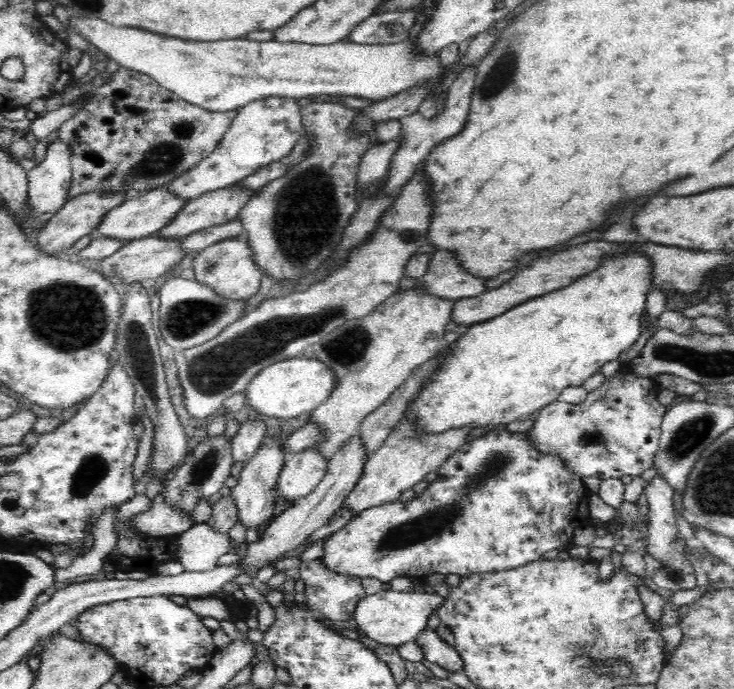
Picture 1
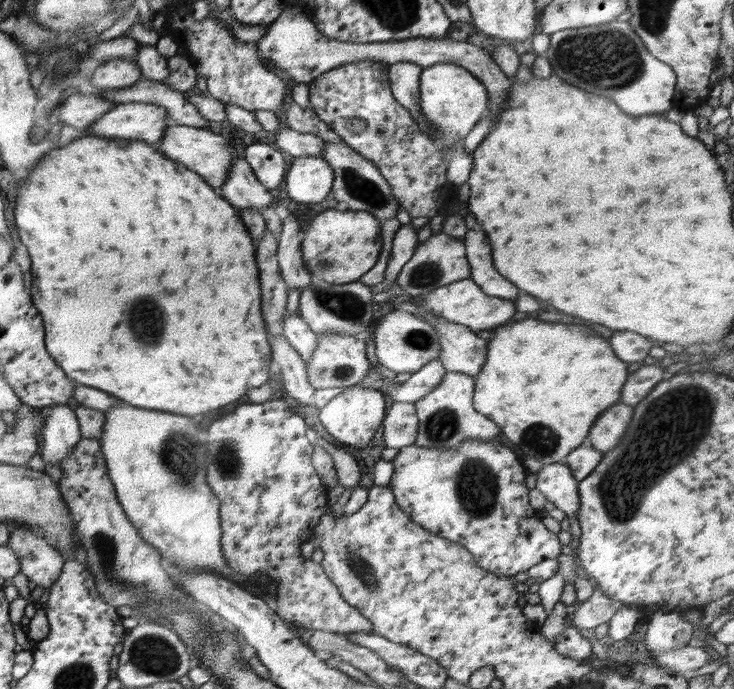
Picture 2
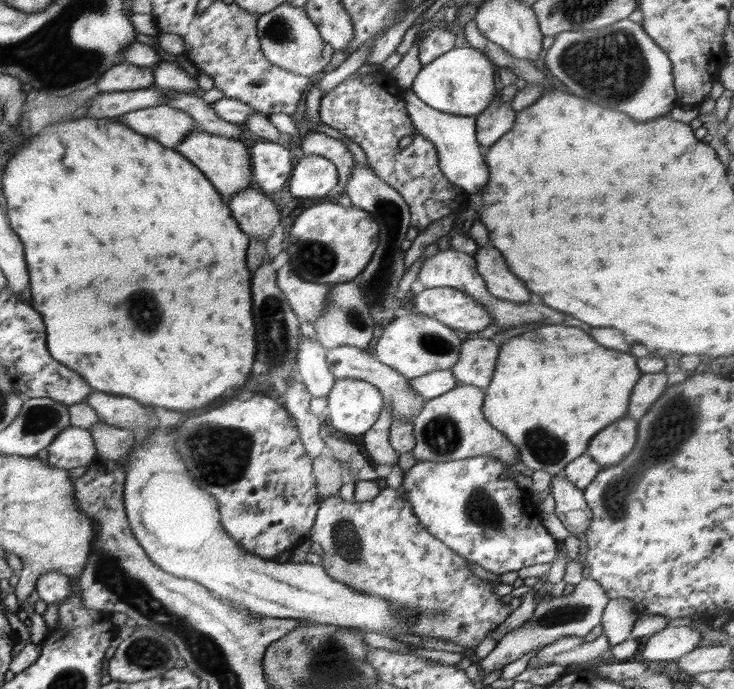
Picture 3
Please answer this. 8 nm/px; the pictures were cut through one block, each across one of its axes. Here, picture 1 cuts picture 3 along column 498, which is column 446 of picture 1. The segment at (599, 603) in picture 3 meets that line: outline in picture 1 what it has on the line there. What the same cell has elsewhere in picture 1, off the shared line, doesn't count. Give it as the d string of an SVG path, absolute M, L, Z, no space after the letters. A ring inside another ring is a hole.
M425 628L415 640L423 650L424 658L436 662L438 666L450 671L463 672L463 660L455 647L444 641L436 631Z

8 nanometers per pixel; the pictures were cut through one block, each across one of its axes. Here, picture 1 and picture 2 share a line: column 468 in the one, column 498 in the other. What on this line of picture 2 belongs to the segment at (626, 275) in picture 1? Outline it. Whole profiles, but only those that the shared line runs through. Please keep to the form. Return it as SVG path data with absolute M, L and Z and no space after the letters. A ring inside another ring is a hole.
M527 318L515 323L510 322L492 331L494 336L487 340L488 344L484 366L482 366L474 378L473 408L476 412L491 418L500 427L502 434L504 434L510 442L518 445L522 454L528 455L530 458L536 458L536 460L540 460L544 465L564 463L565 458L572 450L587 443L586 438L590 432L590 426L594 424L594 420L598 419L604 410L612 408L610 404L621 402L621 390L629 375L629 362L624 362L624 360L616 358L614 352L612 352L612 348L610 348L610 344L608 344L608 340L600 338L594 330L590 330L588 326L580 326L580 324L552 324L552 322Z

